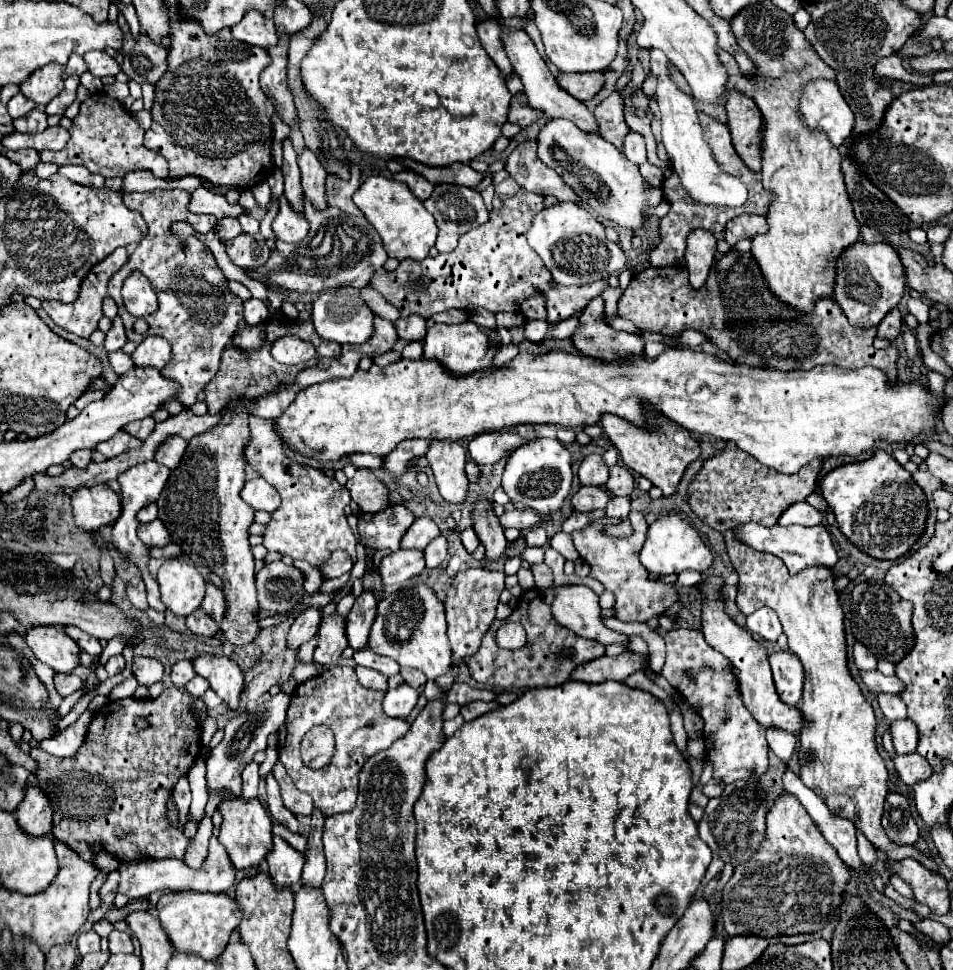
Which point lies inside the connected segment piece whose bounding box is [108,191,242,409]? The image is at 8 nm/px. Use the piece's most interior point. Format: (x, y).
(197, 313)

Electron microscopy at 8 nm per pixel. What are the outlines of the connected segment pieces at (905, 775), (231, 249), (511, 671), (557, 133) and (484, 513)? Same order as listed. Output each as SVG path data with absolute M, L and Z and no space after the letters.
M910 753L910 755L896 755L894 757L894 765L898 771L898 777L906 783L906 785L914 785L918 781L924 781L932 775L932 767L930 763L920 757L918 753Z
M240 233L238 237L234 237L232 241L224 243L226 245L226 253L232 259L234 265L238 267L258 267L258 265L266 265L270 251L266 249L264 243L256 241L254 237Z
M526 591L518 603L518 607L512 611L512 615L506 621L518 621L526 629L528 643L522 649L508 651L500 649L494 641L496 629L500 627L500 621L494 621L486 635L482 637L480 649L466 659L466 665L470 669L470 675L476 683L500 687L500 689L530 689L530 687L558 687L566 683L572 673L592 661L604 655L604 645L598 641L582 639L580 635L574 635L570 629L560 627L552 613L550 605L546 605L538 591Z
M552 119L538 133L538 159L552 167L566 185L570 185L590 209L598 215L628 227L642 227L644 207L654 207L662 201L660 189L650 189L644 185L638 165L630 163L622 153L618 153L608 141L598 135L586 135L568 119Z
M482 501L474 511L474 531L486 549L486 561L496 563L506 549L506 537L498 523L498 517L492 511L492 503Z

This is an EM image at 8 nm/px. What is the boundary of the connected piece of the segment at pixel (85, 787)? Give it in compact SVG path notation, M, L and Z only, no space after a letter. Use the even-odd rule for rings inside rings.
M168 687L162 691L158 699L120 699L110 701L104 707L100 707L92 723L88 727L90 735L86 737L84 745L78 749L78 753L70 759L58 759L48 755L42 749L32 749L30 757L38 763L38 771L34 773L34 783L46 791L46 795L52 801L54 807L54 829L52 835L58 841L68 843L74 851L78 851L86 861L92 861L90 845L98 845L100 837L104 833L104 849L120 859L120 863L134 863L134 861L146 861L146 859L184 859L188 845L192 843L192 837L184 835L184 825L174 825L168 819L168 799L172 797L174 785L180 781L182 775L188 775L188 771L194 765L194 759L200 755L200 715L192 711L194 699L176 687ZM144 717L150 719L148 729L138 729L136 719ZM78 773L82 773L86 779L78 781ZM96 785L108 787L110 795L104 791L96 791Z

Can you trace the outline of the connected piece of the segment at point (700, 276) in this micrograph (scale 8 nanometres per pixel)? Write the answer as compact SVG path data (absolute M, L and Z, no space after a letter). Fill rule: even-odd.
M694 229L686 237L686 267L690 273L690 285L694 289L702 287L710 267L714 263L714 251L716 251L716 237L706 229Z

